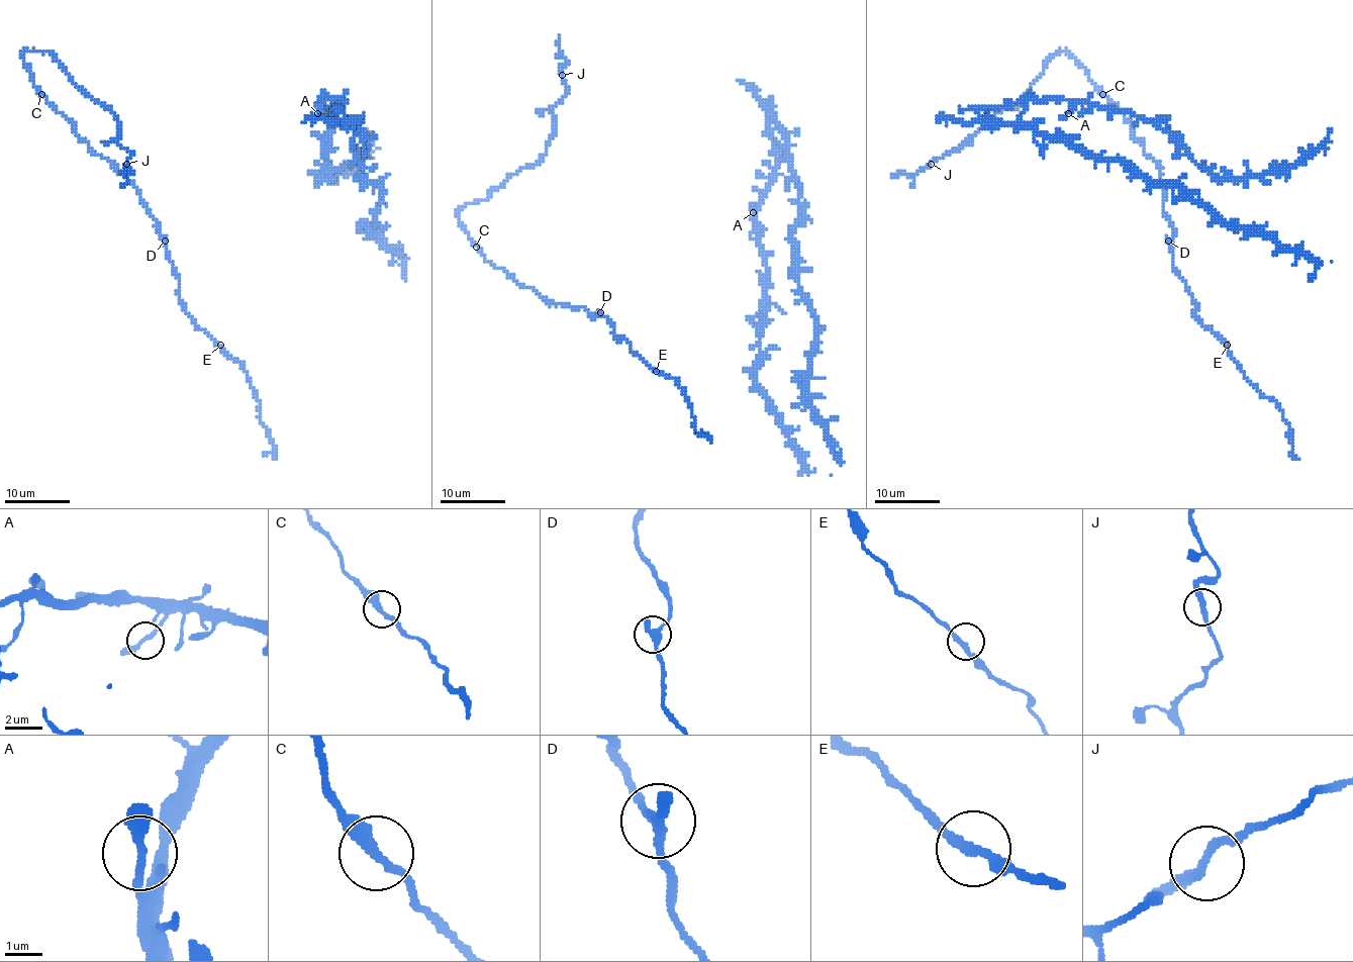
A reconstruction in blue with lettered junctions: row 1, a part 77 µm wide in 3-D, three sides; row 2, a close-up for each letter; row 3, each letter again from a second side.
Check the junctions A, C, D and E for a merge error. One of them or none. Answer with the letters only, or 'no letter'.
no letter

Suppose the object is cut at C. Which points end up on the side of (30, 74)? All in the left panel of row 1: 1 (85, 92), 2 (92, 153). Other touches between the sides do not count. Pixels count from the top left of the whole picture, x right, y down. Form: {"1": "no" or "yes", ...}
{"1": "yes", "2": "no"}

